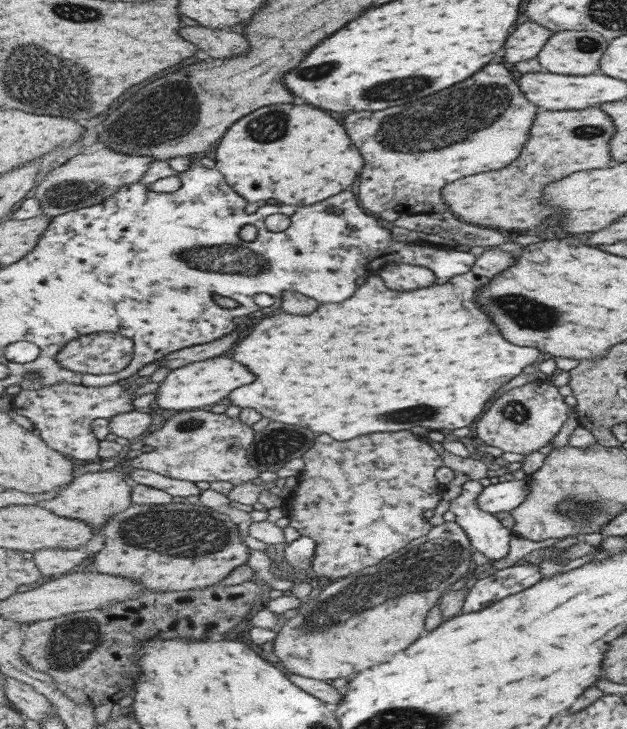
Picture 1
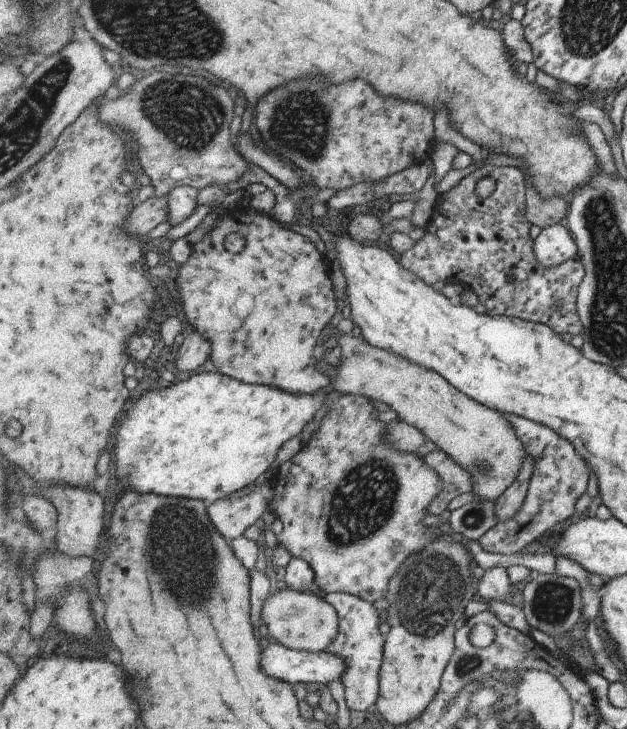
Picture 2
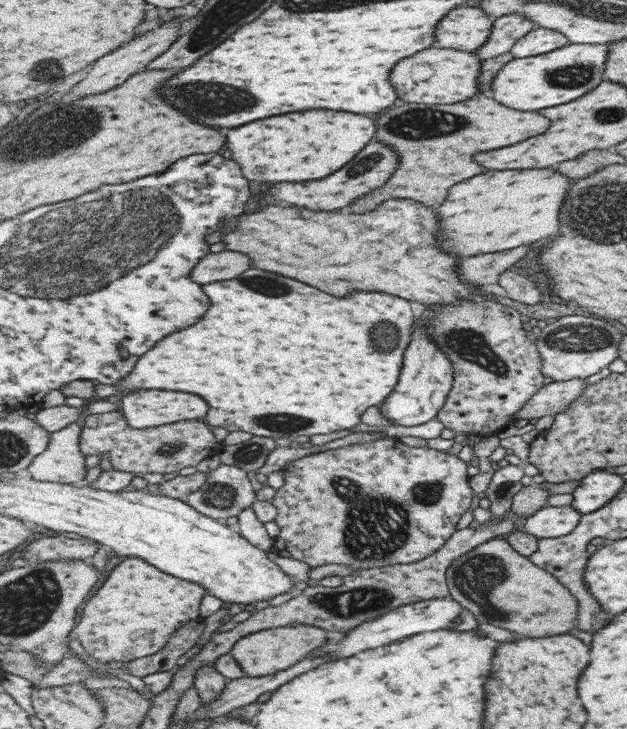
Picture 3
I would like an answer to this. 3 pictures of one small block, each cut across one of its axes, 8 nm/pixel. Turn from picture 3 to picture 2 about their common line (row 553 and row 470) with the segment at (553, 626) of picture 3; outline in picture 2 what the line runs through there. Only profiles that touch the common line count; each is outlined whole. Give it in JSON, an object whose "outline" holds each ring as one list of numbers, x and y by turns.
{"outline":[[345,333,335,337,334,342,341,349,340,366,335,369,336,390,345,395,363,395,384,402,401,420,419,428,438,449,444,450,449,458,471,474,475,482,472,489,474,497,497,502,513,482,517,482,528,453,501,412,469,398,436,370,413,364,391,350,371,346,364,337]]}

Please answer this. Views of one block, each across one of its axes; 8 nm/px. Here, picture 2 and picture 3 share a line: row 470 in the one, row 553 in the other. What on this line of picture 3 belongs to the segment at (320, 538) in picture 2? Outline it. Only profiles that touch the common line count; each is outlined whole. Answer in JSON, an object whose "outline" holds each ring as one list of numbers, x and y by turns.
{"outline":[[386,436,382,439,361,444,347,445,338,449,329,449,320,453,301,458,283,469,285,484,276,490,272,501,279,509,277,519,274,521,280,528,280,534,275,538,273,549,277,554,285,558,295,558,305,562,312,567,320,567,331,564,342,564,359,570,379,568,393,564,409,564,423,560,436,554,448,543,461,522,461,516,471,510,473,500,473,488,469,484,467,474,469,464,463,462,459,456,453,456,446,451,439,451,428,447,411,447,403,444,399,439]]}

